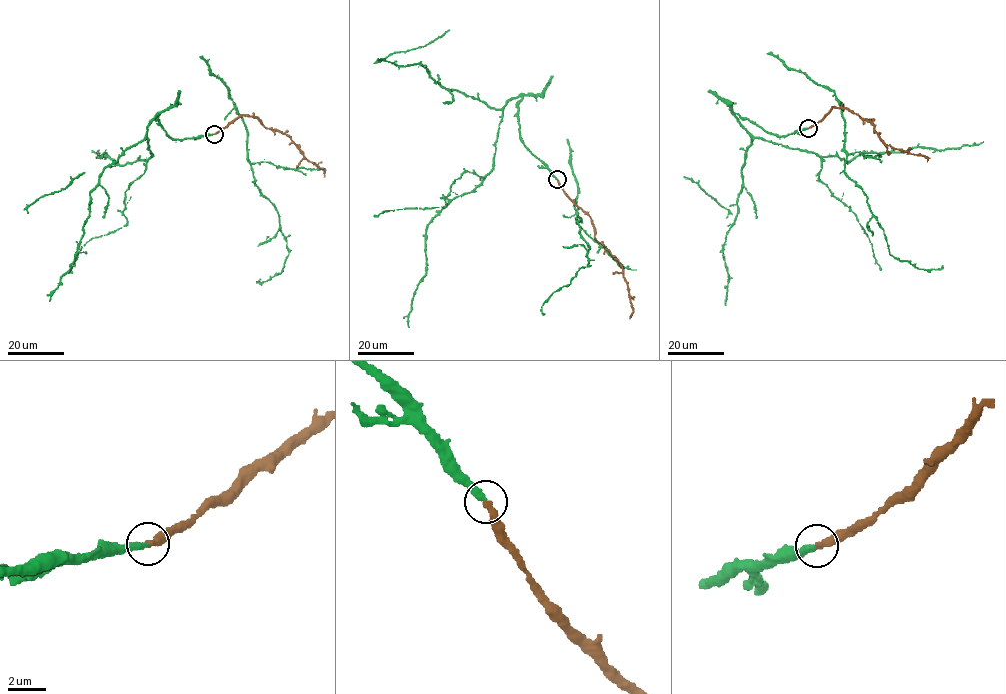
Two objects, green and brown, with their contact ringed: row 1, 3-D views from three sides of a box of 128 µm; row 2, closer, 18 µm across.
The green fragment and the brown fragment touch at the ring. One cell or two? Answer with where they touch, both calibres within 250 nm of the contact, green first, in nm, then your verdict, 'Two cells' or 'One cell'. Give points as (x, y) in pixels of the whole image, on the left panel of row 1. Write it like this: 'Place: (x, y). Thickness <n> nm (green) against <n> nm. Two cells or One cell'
Place: (214, 134). Thickness 360 nm (green) against 380 nm. One cell

